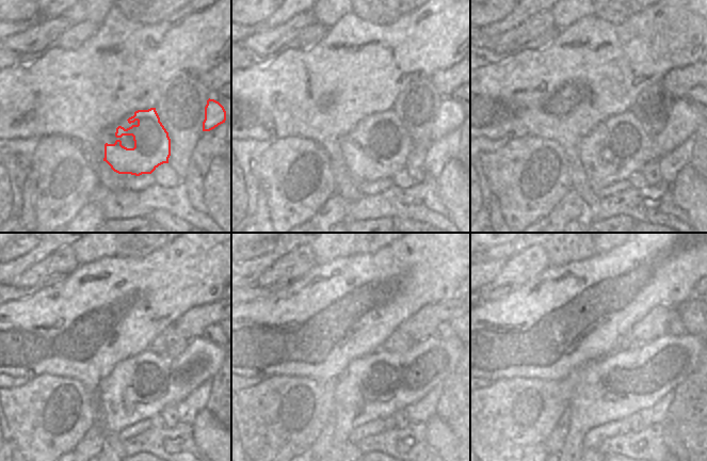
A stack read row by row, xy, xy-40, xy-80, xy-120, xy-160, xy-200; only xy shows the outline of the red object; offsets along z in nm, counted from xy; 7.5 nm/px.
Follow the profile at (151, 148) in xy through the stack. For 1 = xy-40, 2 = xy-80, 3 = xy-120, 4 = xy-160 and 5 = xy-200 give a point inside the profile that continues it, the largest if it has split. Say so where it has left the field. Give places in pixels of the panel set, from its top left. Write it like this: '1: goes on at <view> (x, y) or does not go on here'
1: goes on at xy-40 (382, 149)
2: goes on at xy-80 (613, 154)
3: goes on at xy-120 (140, 386)
4: goes on at xy-160 (376, 386)
5: goes on at xy-200 (615, 386)

